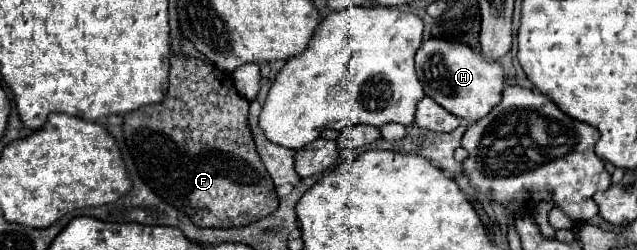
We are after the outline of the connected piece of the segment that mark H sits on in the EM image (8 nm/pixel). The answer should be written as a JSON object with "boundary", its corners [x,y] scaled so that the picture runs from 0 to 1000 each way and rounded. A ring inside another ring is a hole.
{"boundary":[[[673,156],[661,172],[651,220],[655,308],[664,332],[670,388],[686,404],[705,452],[736,492],[746,492],[786,404],[786,372],[796,348],[790,260],[783,244],[761,236],[752,204],[739,196],[730,172],[711,172],[711,180],[699,180],[699,172],[702,164],[692,156]],[[680,260],[692,260],[695,276],[692,268],[683,276]]]}

